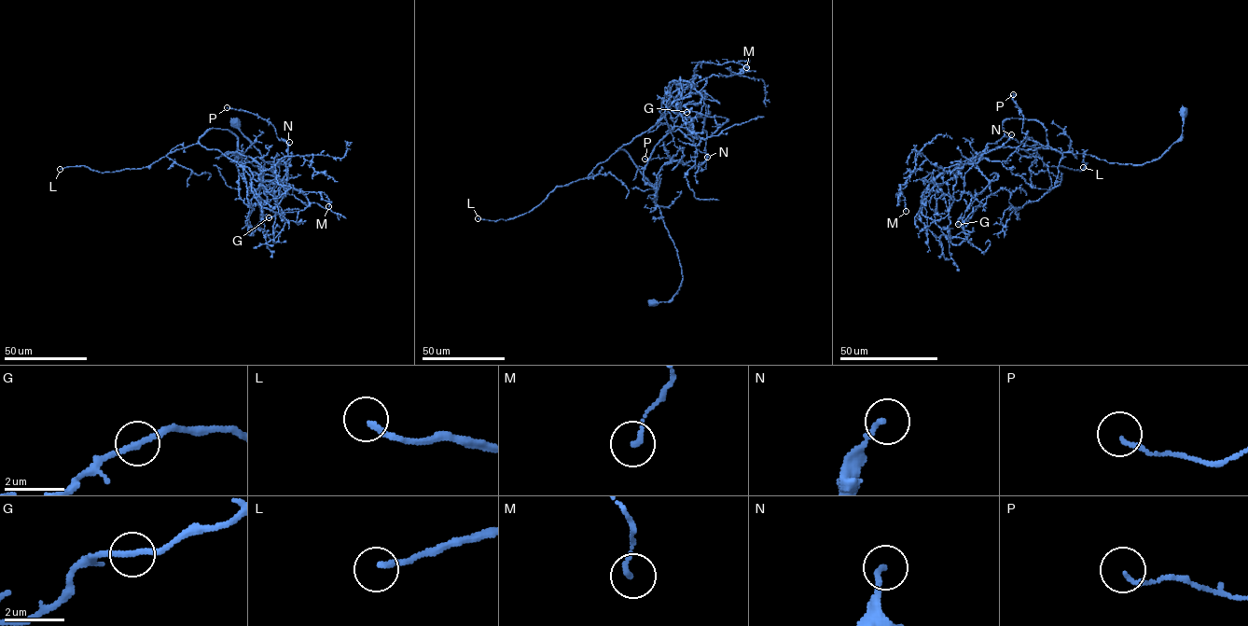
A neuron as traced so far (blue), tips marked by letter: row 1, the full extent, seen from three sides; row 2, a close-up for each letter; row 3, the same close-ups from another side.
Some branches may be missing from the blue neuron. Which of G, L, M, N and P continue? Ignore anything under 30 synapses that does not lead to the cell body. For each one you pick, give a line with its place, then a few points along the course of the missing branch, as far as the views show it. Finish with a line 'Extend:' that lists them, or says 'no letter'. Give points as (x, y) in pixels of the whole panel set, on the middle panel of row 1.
L: Place: (478, 218)
Extend: L

